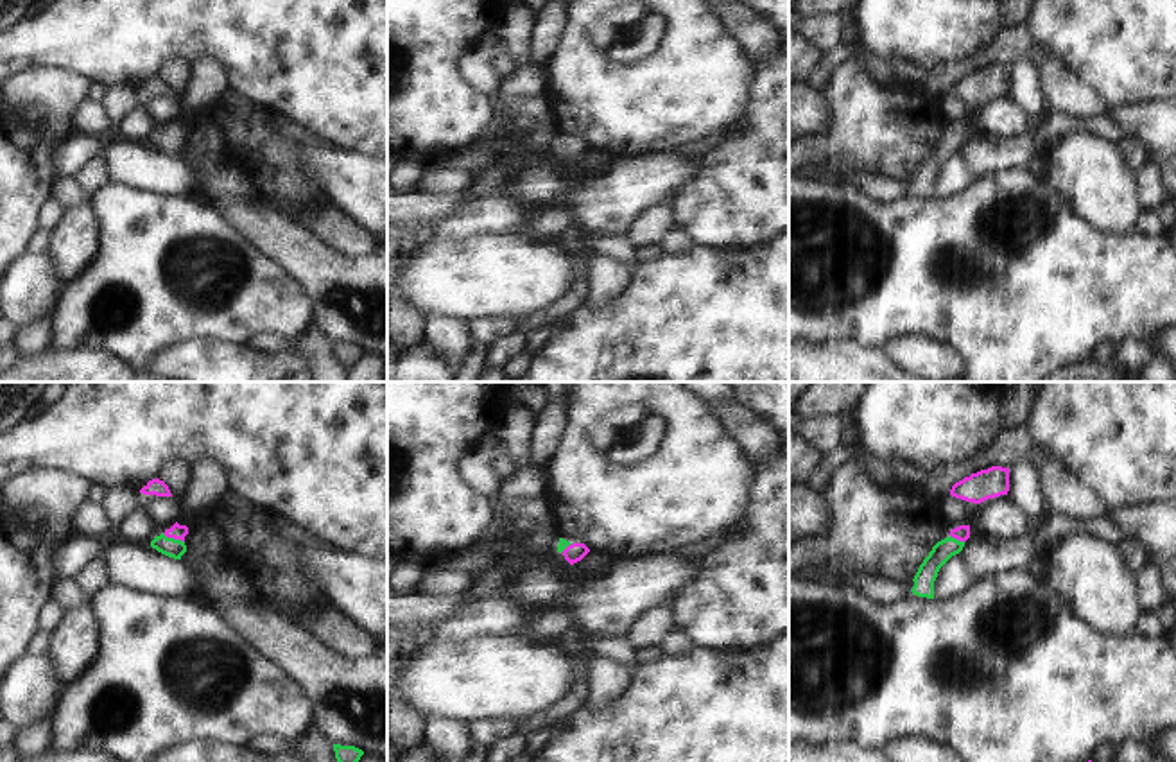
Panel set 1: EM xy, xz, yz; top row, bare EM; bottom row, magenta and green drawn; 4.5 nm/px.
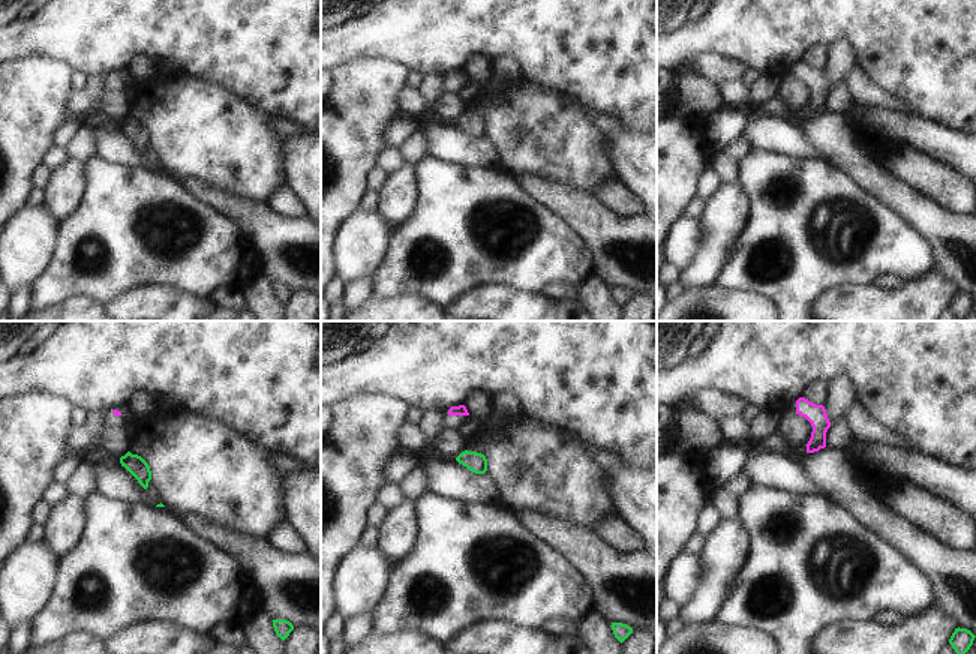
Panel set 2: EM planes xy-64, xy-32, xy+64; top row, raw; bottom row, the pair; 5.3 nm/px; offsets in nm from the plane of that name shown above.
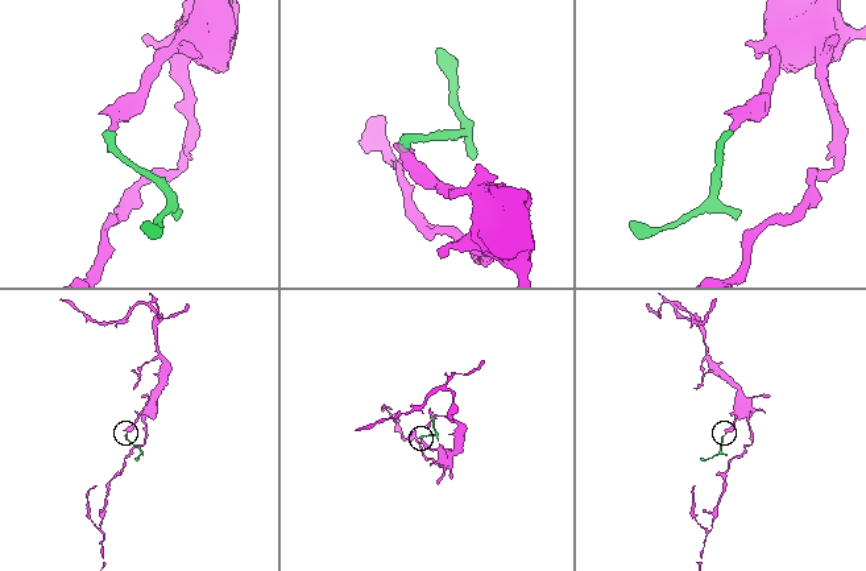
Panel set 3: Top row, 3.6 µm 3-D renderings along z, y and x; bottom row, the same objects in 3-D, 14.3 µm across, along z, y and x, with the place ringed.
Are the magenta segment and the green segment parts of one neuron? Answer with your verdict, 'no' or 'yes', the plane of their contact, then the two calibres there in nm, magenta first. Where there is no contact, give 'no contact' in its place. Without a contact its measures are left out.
yes; contact in xy; calibres 70 and 90 nm

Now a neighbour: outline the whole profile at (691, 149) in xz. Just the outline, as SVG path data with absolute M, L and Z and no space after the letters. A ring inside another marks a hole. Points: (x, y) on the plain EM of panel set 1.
M712 133L701 140L687 142L683 145L678 145L670 152L681 158L697 158L708 152L712 147L719 145L722 140L726 140L728 134L724 133Z

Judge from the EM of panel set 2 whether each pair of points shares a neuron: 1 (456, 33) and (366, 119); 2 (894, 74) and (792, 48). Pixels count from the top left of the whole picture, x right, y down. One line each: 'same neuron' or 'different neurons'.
1: different neurons
2: same neuron

